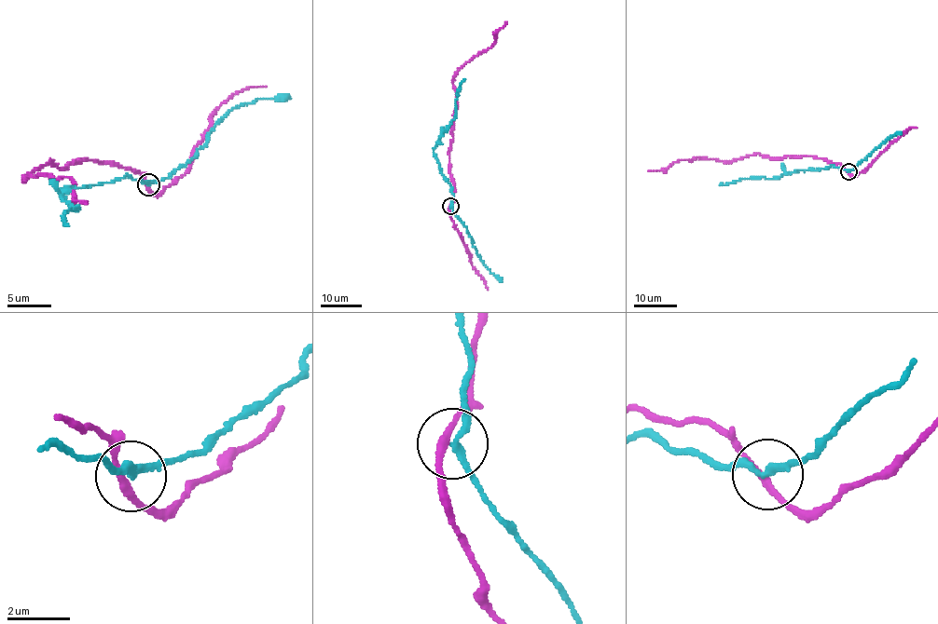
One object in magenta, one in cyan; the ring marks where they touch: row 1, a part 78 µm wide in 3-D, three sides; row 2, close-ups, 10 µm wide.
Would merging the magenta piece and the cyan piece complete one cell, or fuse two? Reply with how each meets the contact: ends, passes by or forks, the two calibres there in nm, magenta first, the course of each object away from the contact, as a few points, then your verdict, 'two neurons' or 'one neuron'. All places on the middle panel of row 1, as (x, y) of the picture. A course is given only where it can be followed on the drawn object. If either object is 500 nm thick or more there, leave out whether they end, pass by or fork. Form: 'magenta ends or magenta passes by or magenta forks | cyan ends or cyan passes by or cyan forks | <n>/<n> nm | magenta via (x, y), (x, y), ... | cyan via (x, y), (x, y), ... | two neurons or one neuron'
magenta passes by | cyan passes by | 190/200 nm | magenta via (449, 207), (454, 192), (448, 154), (458, 107), (453, 79), (465, 63), (493, 45), (506, 22) | cyan via (450, 207), (451, 184), (441, 172), (434, 147), (454, 118), (456, 100), (465, 79) | two neurons

